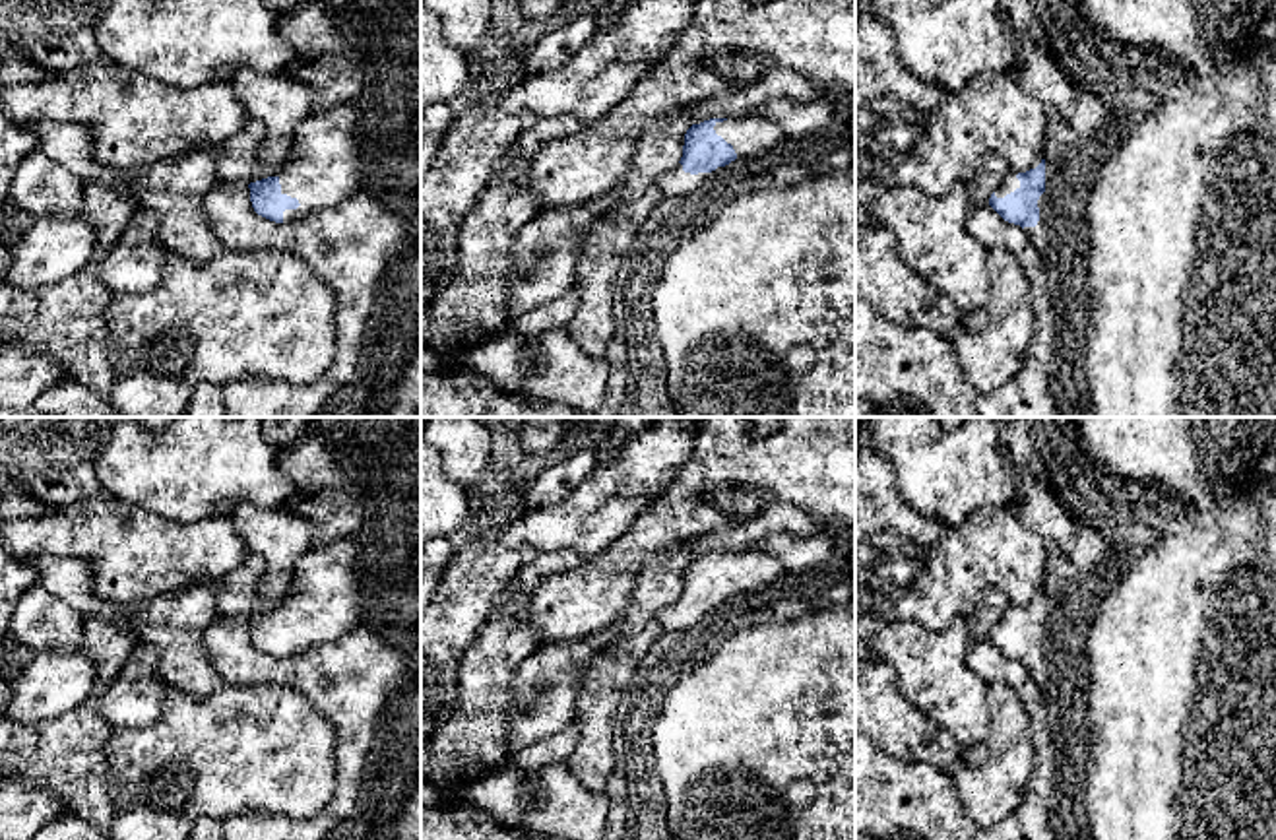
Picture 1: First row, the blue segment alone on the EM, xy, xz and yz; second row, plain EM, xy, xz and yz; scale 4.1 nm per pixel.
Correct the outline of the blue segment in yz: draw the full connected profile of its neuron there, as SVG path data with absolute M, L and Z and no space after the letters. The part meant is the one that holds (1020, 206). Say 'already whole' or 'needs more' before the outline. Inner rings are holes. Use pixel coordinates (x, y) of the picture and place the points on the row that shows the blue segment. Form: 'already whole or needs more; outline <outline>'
needs more; outline M1045 159L1032 163L1032 169L1018 173L1014 169L1003 178L989 198L989 206L1008 223L1036 227L1039 221L1037 200L1045 192Z

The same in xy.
needs more; outline M353 101L322 113L308 113L297 126L287 167L277 177L248 184L254 211L275 223L291 223L349 198L361 180L359 120L361 111Z

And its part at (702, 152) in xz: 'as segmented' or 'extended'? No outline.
extended

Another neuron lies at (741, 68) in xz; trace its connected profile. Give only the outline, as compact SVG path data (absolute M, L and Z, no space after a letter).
M731 52L714 56L708 62L712 70L731 81L731 89L745 89L764 78L772 66L760 56Z

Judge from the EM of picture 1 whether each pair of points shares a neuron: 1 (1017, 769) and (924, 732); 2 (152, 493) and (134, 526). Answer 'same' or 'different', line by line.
1: same
2: different

